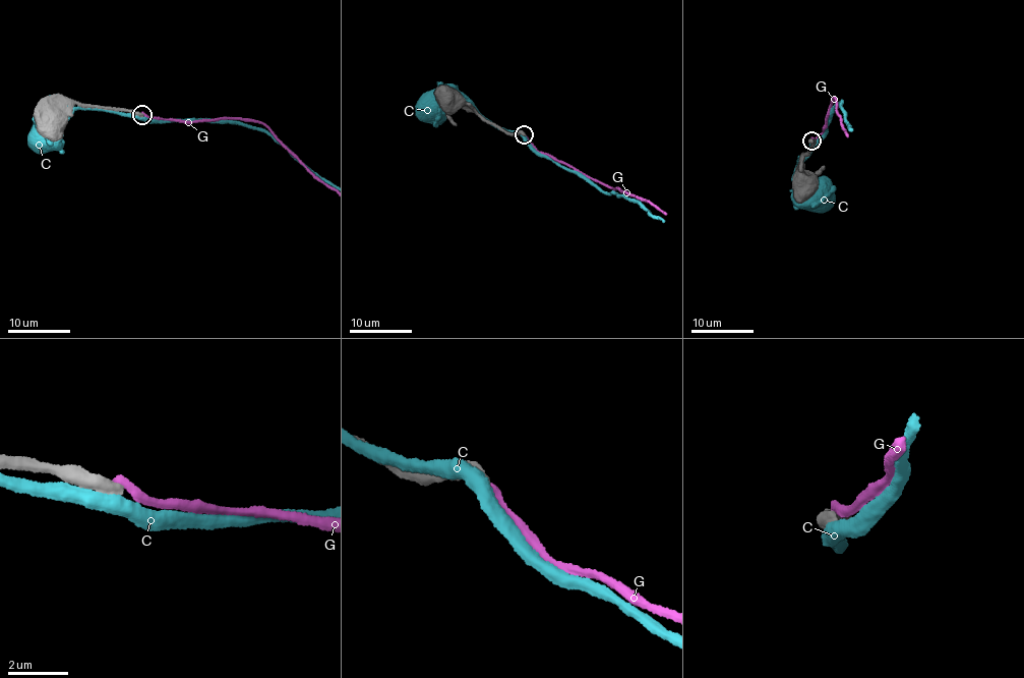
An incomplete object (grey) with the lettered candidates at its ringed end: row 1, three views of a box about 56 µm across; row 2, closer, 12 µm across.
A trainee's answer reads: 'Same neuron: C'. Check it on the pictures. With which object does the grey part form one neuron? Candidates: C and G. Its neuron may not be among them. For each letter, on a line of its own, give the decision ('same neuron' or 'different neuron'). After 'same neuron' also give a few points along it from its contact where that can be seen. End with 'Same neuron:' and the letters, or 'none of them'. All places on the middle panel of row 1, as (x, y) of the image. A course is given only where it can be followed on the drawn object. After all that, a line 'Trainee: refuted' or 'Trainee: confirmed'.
C: different neuron
G: different neuron
Same neuron: none of them
Trainee: refuted

